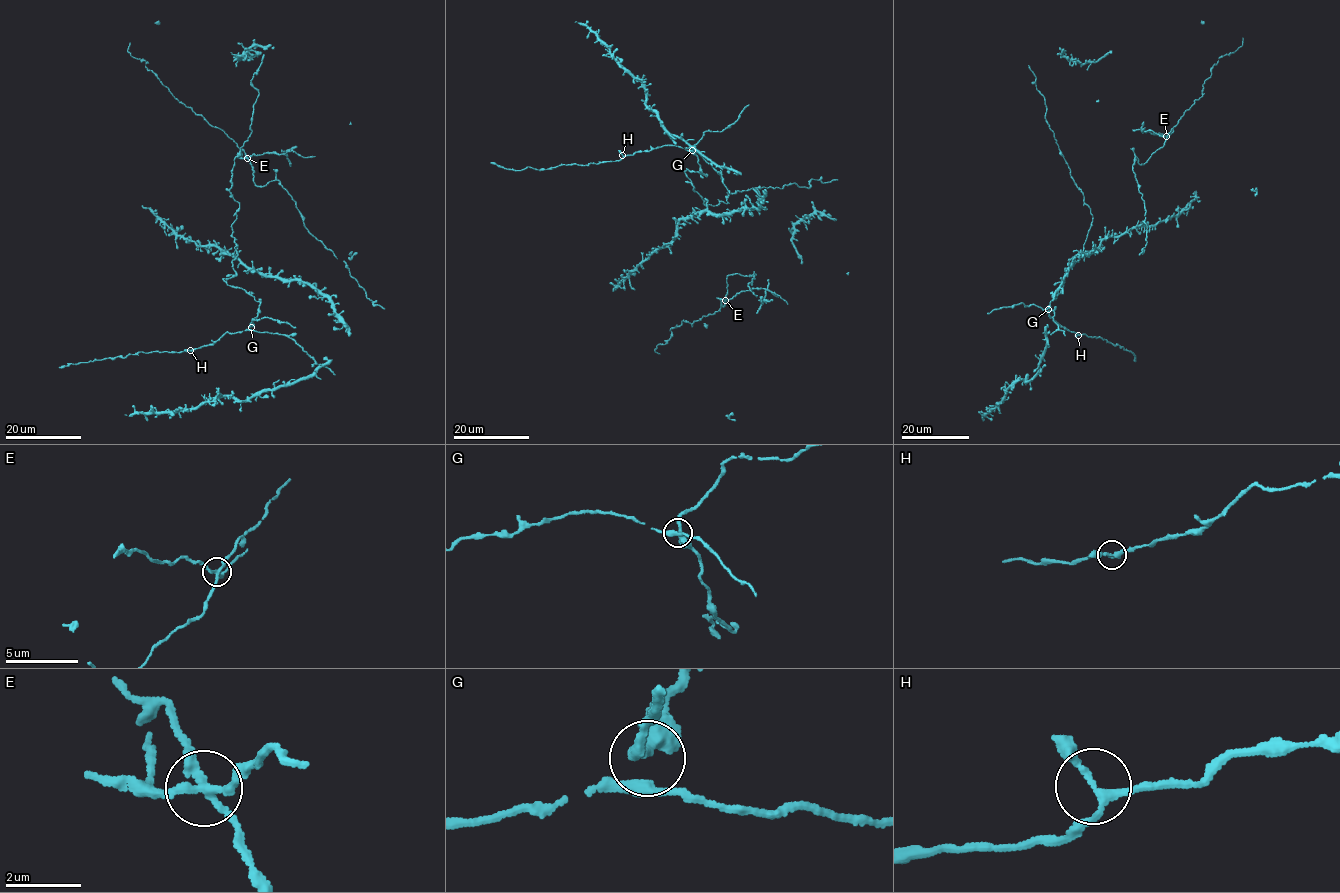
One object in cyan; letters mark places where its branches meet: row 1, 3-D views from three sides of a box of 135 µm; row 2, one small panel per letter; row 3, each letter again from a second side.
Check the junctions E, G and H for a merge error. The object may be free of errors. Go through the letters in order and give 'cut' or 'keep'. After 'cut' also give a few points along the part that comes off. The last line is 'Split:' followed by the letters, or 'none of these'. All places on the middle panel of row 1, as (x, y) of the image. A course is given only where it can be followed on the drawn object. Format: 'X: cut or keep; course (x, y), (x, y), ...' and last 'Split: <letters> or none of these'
E: cut; course (725, 300), (742, 291), (763, 288), (787, 304)
G: keep
H: keep
Split: E

